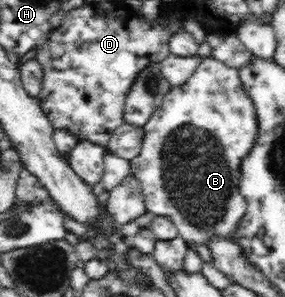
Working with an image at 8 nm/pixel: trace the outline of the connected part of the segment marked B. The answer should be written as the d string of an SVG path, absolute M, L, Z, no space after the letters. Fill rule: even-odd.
M205 57L195 72L163 98L162 105L144 124L145 139L141 154L131 161L131 174L145 192L144 203L149 212L167 217L178 228L178 236L186 242L202 244L209 233L228 238L234 222L243 214L244 198L236 192L239 159L247 154L257 138L257 121L251 101L240 88L236 68L221 60Z

